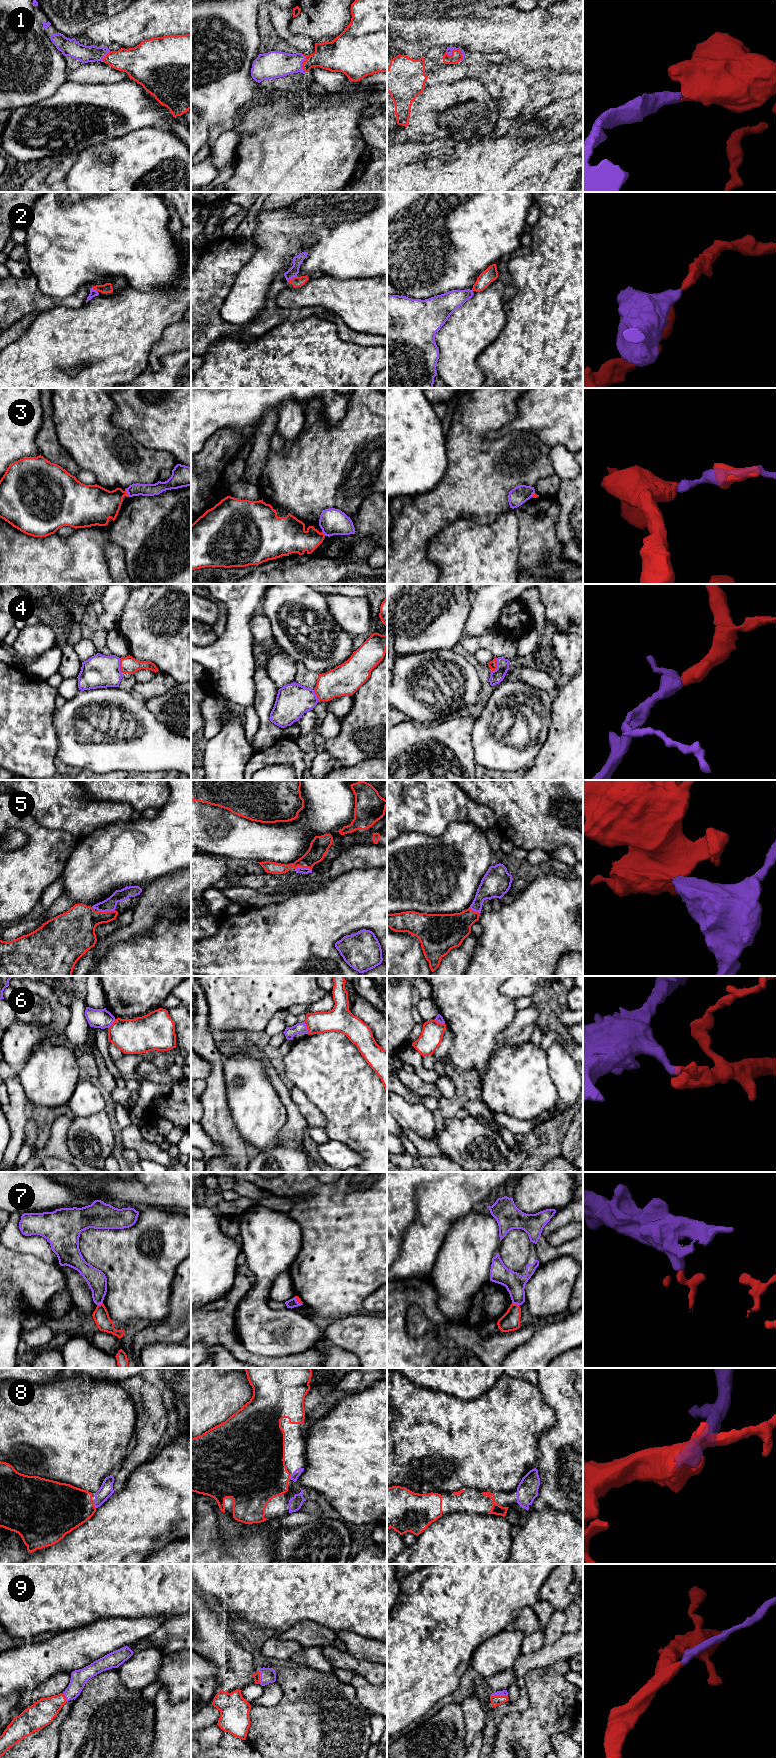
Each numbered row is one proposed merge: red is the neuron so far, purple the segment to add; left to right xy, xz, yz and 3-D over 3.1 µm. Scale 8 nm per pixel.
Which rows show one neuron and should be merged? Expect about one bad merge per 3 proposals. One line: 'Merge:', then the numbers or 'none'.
Merge: 1, 2, 4, 5, 8, 9

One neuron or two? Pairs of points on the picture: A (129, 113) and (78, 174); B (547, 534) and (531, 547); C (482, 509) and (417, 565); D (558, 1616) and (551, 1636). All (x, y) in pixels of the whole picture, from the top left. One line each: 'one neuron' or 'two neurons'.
A: two neurons
B: one neuron
C: one neuron
D: one neuron

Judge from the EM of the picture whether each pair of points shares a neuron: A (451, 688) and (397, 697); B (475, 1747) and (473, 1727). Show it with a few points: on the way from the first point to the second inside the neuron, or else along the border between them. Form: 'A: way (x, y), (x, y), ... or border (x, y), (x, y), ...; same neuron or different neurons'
A: way (438, 685), (417, 685), (410, 688); same neuron
B: border (482, 1731), (467, 1746); different neurons

